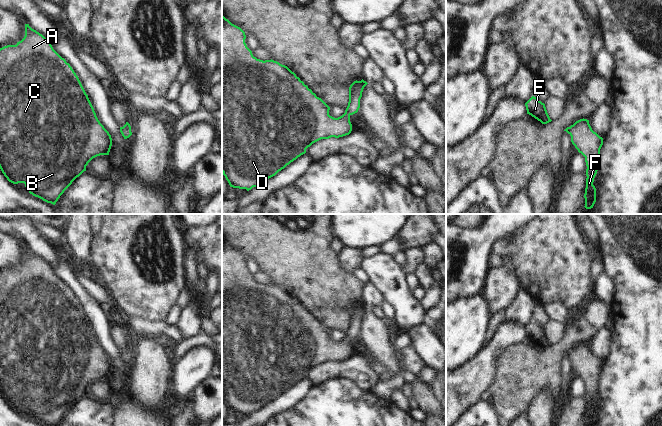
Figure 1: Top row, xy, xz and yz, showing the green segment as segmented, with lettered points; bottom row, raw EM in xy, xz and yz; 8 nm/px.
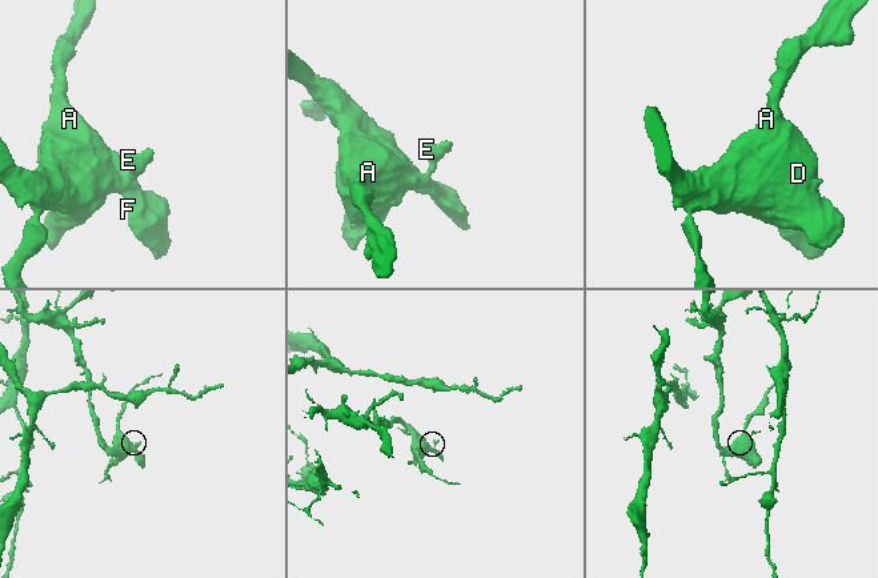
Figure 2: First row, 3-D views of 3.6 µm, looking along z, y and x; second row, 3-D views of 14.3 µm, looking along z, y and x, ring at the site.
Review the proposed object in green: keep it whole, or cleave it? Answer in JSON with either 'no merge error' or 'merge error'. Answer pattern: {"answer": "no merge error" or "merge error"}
{"answer": "no merge error"}

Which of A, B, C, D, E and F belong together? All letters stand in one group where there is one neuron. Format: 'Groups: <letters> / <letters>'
Groups: A B C D E F

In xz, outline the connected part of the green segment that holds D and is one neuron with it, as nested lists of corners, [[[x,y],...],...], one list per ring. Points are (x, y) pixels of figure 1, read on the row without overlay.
[[[222,238],[222,397],[230,411],[249,415],[305,378],[313,367],[349,359],[352,355],[350,340],[358,336],[363,313],[368,307],[362,303],[350,309],[345,337],[334,342],[329,339],[330,331],[294,296],[272,283],[263,285],[254,281],[245,263],[245,256]]]

